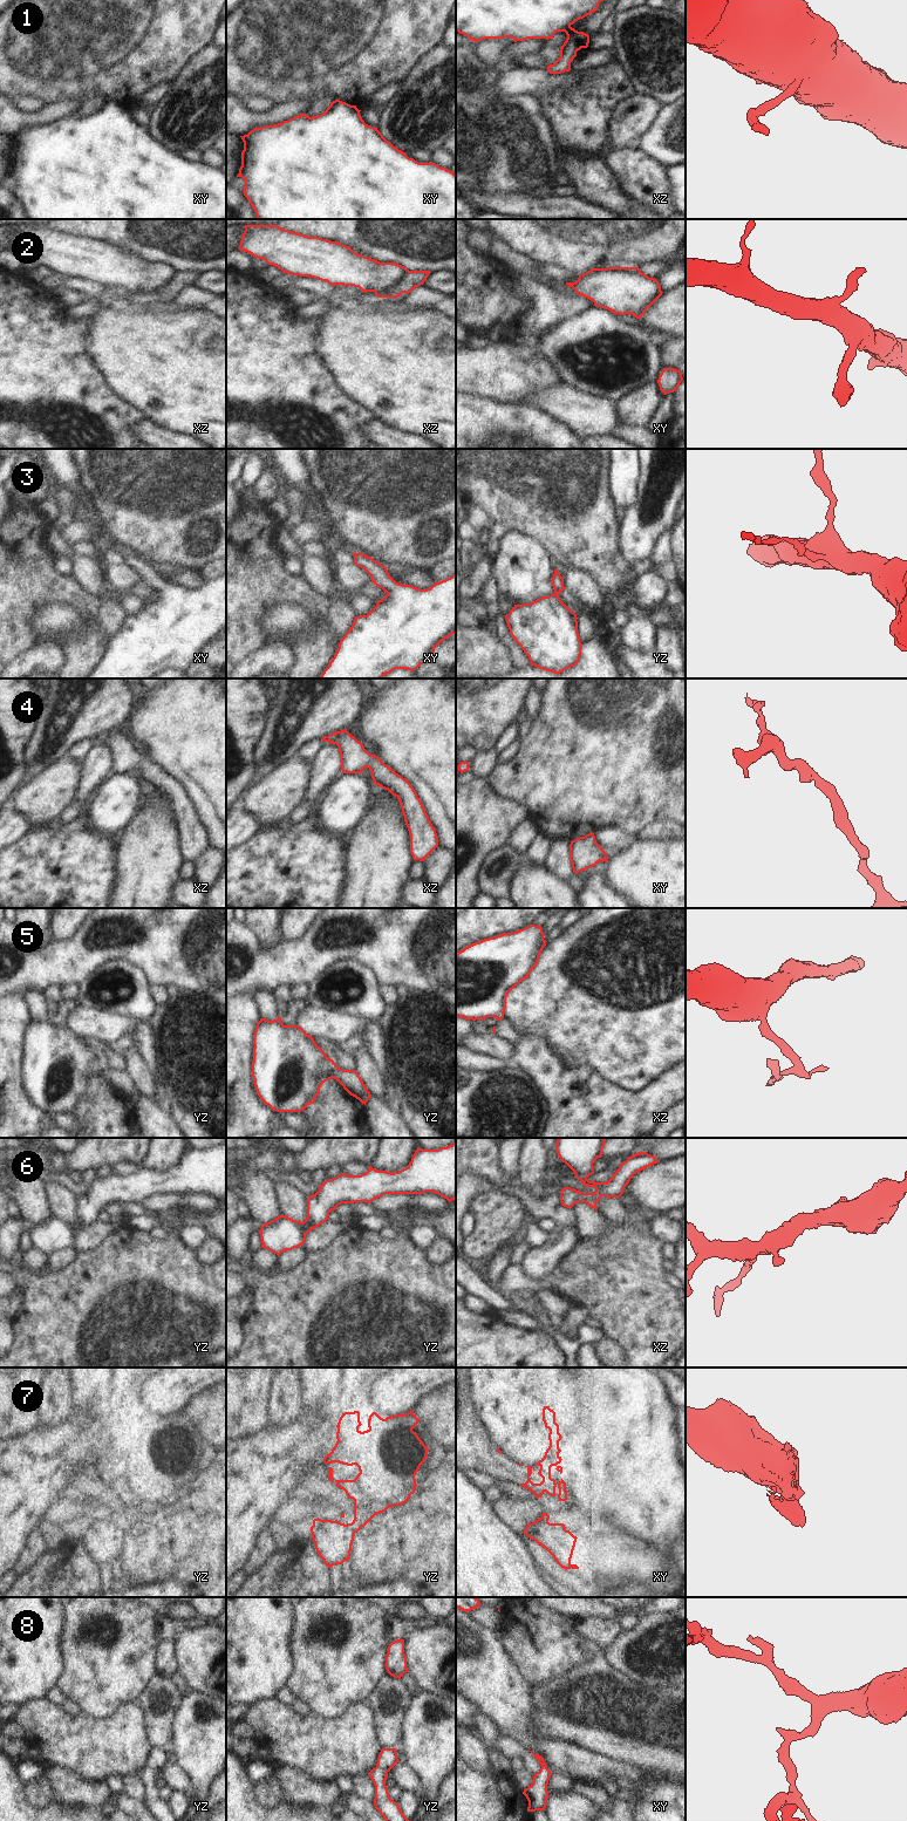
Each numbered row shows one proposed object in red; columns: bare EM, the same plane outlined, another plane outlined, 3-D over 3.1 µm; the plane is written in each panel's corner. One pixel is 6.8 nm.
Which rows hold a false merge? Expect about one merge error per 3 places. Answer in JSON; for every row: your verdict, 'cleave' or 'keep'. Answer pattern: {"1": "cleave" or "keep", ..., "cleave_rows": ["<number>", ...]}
{"1": "keep", "2": "cleave", "3": "keep", "4": "keep", "5": "keep", "6": "keep", "7": "cleave", "8": "keep", "cleave_rows": ["2", "7"]}

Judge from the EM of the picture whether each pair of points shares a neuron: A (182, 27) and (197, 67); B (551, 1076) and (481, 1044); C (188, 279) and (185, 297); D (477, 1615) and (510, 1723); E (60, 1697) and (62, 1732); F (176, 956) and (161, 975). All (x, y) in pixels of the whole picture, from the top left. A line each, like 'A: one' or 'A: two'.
A: two
B: two
C: two
D: two
E: two
F: one

